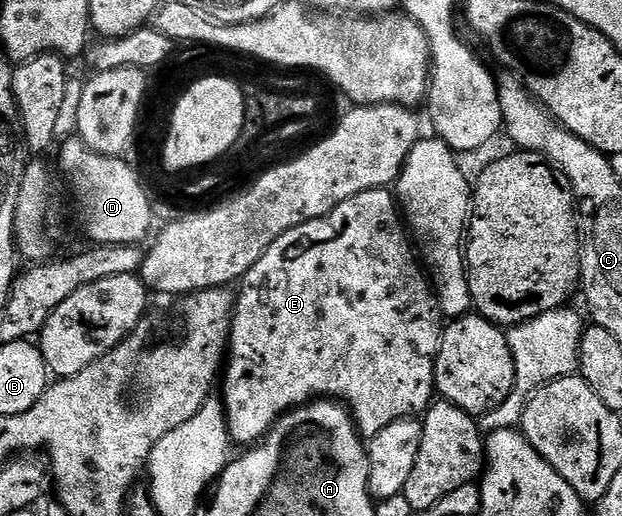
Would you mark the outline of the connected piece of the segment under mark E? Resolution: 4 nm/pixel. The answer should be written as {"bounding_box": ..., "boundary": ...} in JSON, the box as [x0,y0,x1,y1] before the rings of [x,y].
{"bounding_box":[223,189,443,448],"boundary":[[[388,189],[359,192],[359,196],[343,200],[343,204],[336,206],[327,216],[299,224],[291,228],[291,232],[279,236],[279,240],[275,240],[271,248],[267,248],[267,252],[263,252],[263,256],[259,256],[257,263],[246,272],[239,283],[239,289],[235,294],[233,329],[227,347],[227,365],[223,370],[223,401],[230,439],[236,445],[238,442],[241,448],[249,448],[260,442],[282,414],[287,414],[296,407],[306,406],[314,399],[336,400],[344,404],[353,416],[357,433],[365,440],[379,436],[379,432],[383,432],[387,424],[395,424],[395,420],[424,415],[434,401],[435,364],[443,333],[441,305],[411,245],[406,223],[399,213],[399,203]]]}

